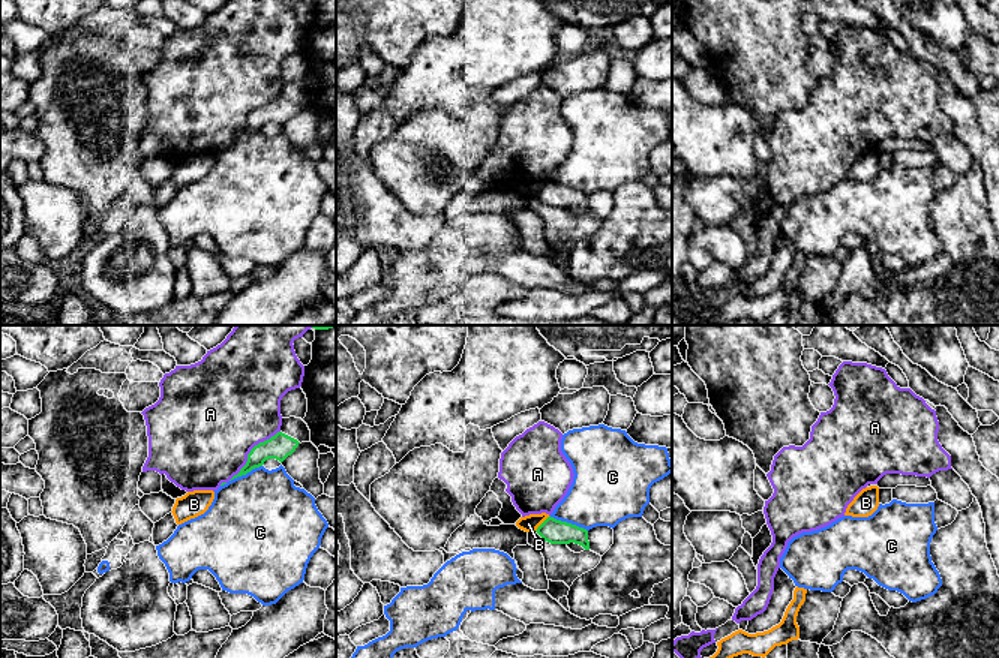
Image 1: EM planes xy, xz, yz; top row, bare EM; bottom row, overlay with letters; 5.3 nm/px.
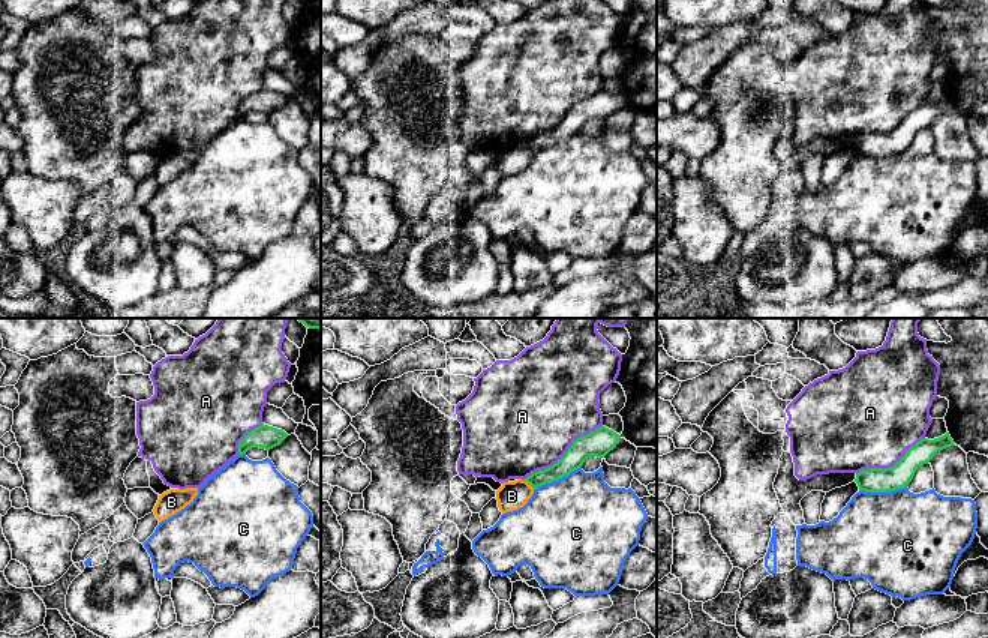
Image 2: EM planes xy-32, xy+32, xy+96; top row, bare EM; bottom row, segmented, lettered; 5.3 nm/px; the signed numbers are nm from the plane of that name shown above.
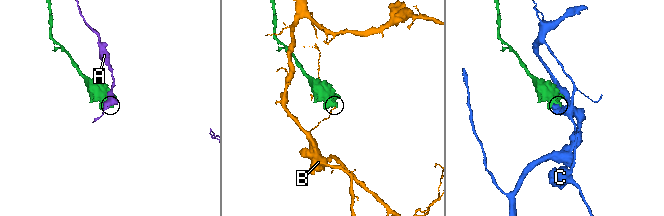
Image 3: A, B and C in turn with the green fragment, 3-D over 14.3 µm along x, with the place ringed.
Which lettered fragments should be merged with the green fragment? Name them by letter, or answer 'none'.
none

